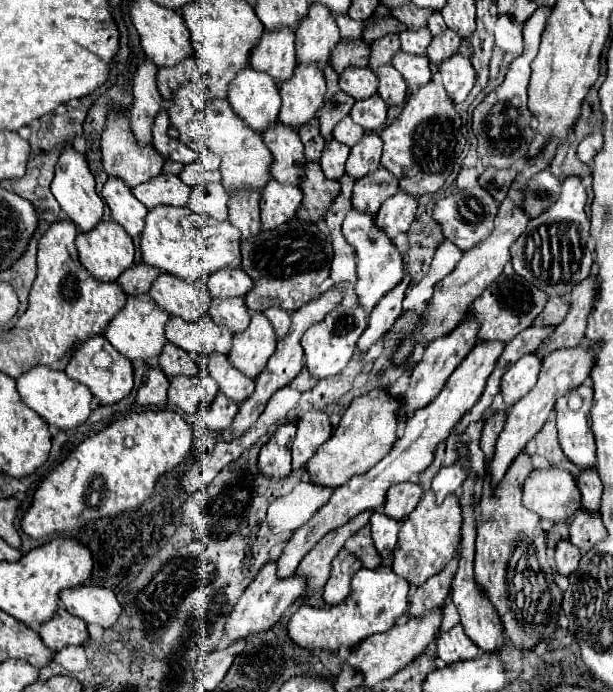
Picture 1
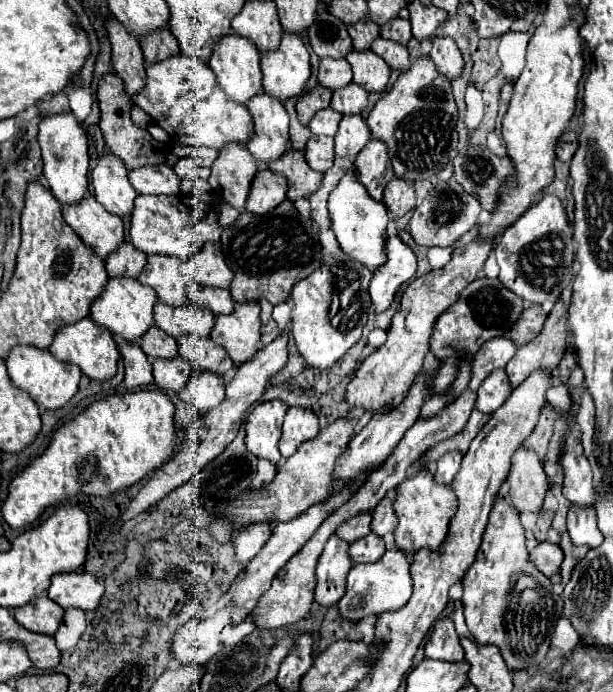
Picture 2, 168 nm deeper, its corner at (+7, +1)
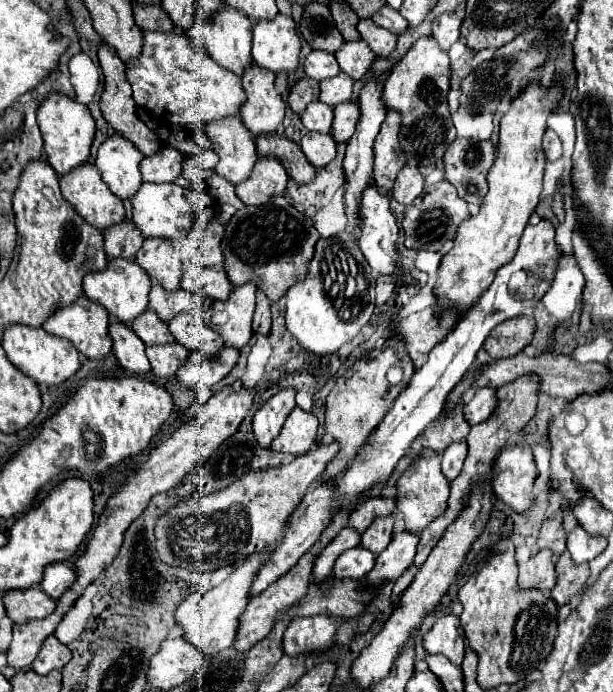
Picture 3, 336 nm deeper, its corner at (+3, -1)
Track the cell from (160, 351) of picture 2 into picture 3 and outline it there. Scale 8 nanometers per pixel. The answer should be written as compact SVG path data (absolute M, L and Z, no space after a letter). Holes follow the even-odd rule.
M145 311L145 315L139 315L139 319L135 319L135 323L131 325L131 329L143 339L145 345L155 345L155 343L173 343L173 335L167 329L167 323L159 321L157 315L153 311Z

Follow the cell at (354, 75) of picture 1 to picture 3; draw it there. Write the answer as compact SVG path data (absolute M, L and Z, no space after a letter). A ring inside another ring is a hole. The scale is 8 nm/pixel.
M311 51L303 61L303 69L305 69L307 77L317 79L317 81L335 77L341 71L335 61L335 55L327 53L327 51Z

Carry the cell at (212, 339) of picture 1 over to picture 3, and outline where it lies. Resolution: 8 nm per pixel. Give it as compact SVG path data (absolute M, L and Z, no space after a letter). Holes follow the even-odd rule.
M153 281L153 287L149 291L149 309L155 311L159 315L159 319L163 319L165 323L171 321L177 313L181 311L189 311L201 305L193 303L193 295L189 291L183 291L181 287L175 291L165 291L159 283Z

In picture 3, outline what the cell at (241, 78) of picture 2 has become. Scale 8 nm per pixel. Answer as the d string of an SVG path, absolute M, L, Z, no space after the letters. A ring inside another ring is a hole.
M223 3L223 7L219 7L219 11L215 11L215 15L201 15L197 13L193 19L193 27L187 31L187 37L191 43L195 45L203 45L209 55L225 69L235 71L237 75L243 75L245 67L251 65L251 33L253 23L251 19L247 19L247 15L239 15L239 11L233 11L233 7L227 7Z

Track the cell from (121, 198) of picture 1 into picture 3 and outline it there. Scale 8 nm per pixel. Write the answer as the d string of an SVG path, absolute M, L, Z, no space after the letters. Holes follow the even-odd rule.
M115 133L99 147L95 165L99 167L103 181L119 199L129 199L141 185L139 161L143 153L123 135Z

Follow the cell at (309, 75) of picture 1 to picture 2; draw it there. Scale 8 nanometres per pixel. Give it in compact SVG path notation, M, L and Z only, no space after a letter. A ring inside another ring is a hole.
M285 33L277 51L267 51L261 55L263 71L263 91L269 97L285 103L287 99L299 99L311 77L309 51L301 37Z

